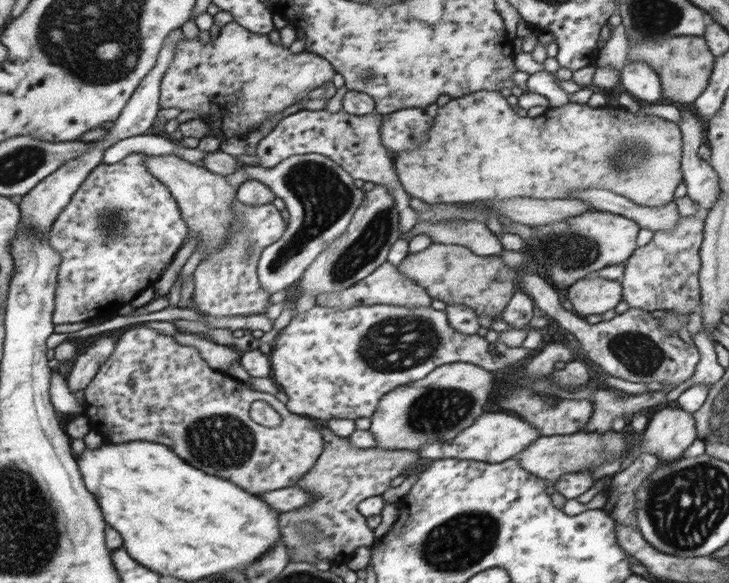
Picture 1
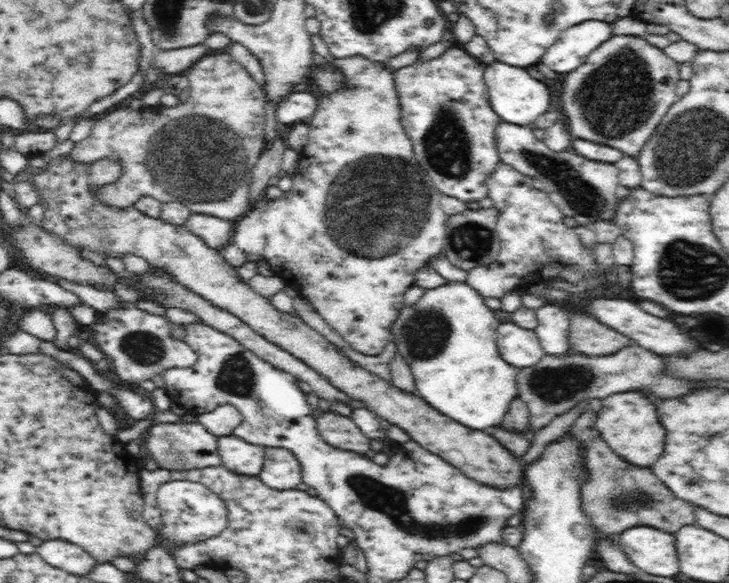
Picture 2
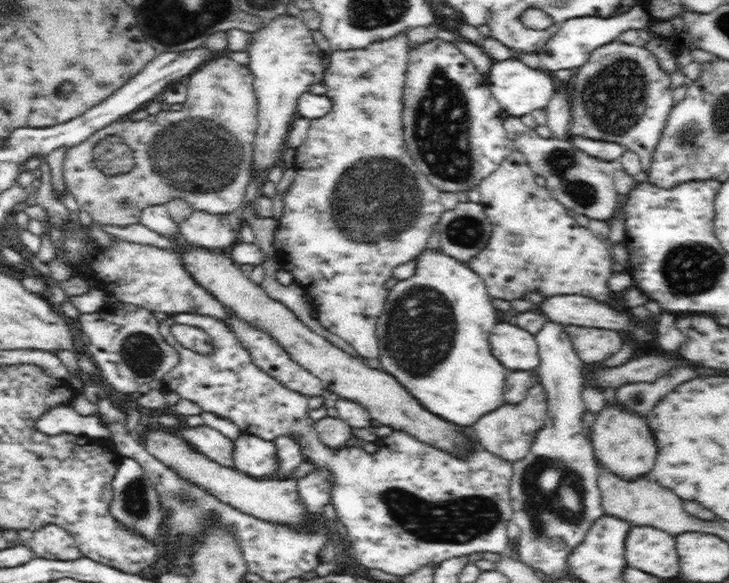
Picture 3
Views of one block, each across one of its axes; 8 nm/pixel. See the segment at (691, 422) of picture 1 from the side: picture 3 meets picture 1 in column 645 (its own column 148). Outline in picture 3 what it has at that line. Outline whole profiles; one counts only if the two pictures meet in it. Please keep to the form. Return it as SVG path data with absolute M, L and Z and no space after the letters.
M150 426L142 435L140 441L145 449L154 457L163 462L165 466L181 474L181 478L208 490L209 494L217 496L225 504L229 504L237 510L244 511L264 521L280 522L282 525L304 526L308 522L308 514L305 514L304 506L301 506L297 496L297 480L263 480L248 477L234 468L226 468L207 460L202 454L183 442L173 429L161 429L158 426Z

